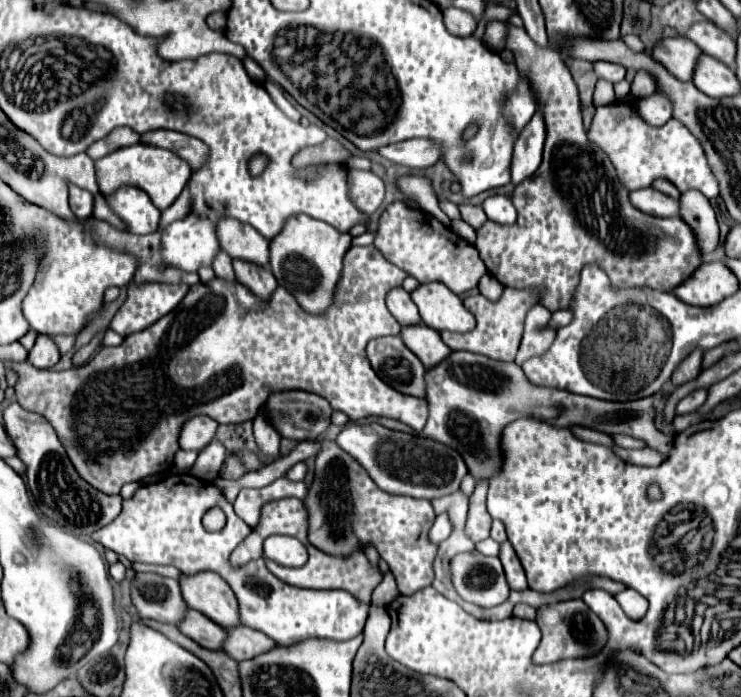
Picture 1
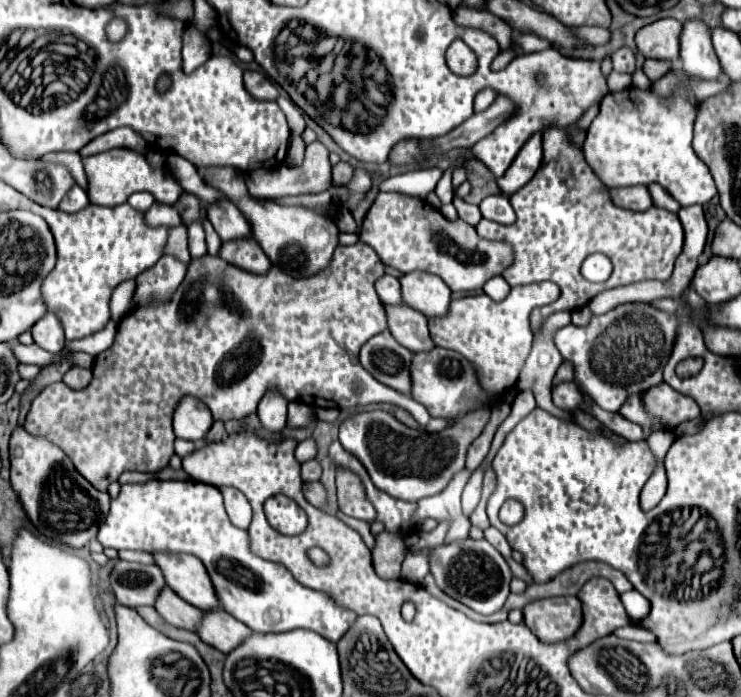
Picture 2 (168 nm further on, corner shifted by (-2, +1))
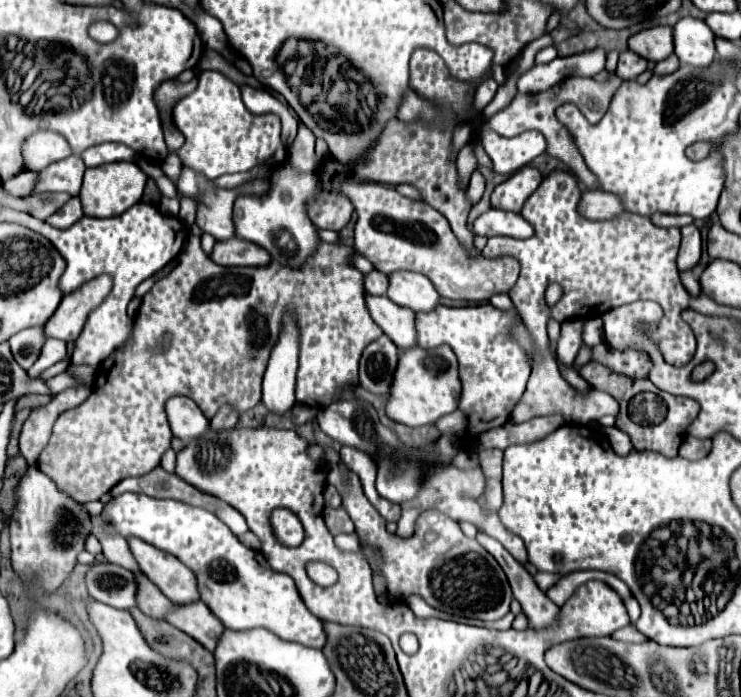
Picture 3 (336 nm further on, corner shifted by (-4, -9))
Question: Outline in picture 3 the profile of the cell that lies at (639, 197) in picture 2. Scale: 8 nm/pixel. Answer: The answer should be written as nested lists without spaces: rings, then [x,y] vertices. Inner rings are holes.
[[[585,191],[581,197],[581,203],[577,205],[577,211],[581,211],[587,219],[611,219],[617,217],[623,211],[623,205],[619,197],[607,191]]]

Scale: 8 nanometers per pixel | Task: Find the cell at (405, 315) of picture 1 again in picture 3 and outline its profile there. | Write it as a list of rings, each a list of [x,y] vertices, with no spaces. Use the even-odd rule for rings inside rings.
[[[373,269],[373,271],[369,271],[369,273],[365,275],[363,283],[365,283],[365,291],[367,291],[367,293],[371,293],[371,295],[385,295],[387,285],[389,285],[389,279],[387,279],[385,273]]]

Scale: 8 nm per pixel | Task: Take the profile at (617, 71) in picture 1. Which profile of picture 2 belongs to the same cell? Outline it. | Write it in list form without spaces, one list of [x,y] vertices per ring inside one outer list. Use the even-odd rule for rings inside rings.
[[[621,47],[611,55],[613,61],[613,71],[617,73],[633,73],[635,71],[635,55],[629,47]]]

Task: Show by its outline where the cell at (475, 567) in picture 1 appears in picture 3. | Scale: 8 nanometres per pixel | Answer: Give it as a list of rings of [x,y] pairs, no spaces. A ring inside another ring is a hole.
[[[329,463],[327,479],[339,489],[343,497],[343,505],[355,523],[355,533],[361,539],[361,551],[365,559],[369,559],[373,573],[383,575],[387,591],[395,599],[419,595],[439,611],[481,621],[495,621],[509,613],[513,593],[503,569],[495,557],[487,553],[475,539],[463,535],[457,521],[449,519],[441,511],[423,511],[415,523],[413,535],[399,537],[387,531],[385,519],[363,495],[359,477],[355,473],[349,473],[345,481],[337,463]]]

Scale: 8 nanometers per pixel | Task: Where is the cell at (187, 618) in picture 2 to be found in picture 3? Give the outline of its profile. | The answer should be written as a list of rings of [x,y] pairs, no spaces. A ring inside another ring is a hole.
[[[137,573],[137,607],[155,619],[163,619],[171,609],[173,603],[169,603],[169,599],[165,599],[165,595],[161,595],[161,591],[141,573]]]

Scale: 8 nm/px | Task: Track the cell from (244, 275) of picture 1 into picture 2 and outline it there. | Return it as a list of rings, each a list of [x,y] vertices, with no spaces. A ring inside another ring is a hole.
[[[255,239],[223,243],[219,257],[223,257],[227,263],[231,263],[243,271],[251,271],[253,275],[265,275],[271,269],[269,257],[263,253],[263,249],[259,247],[259,243]]]

